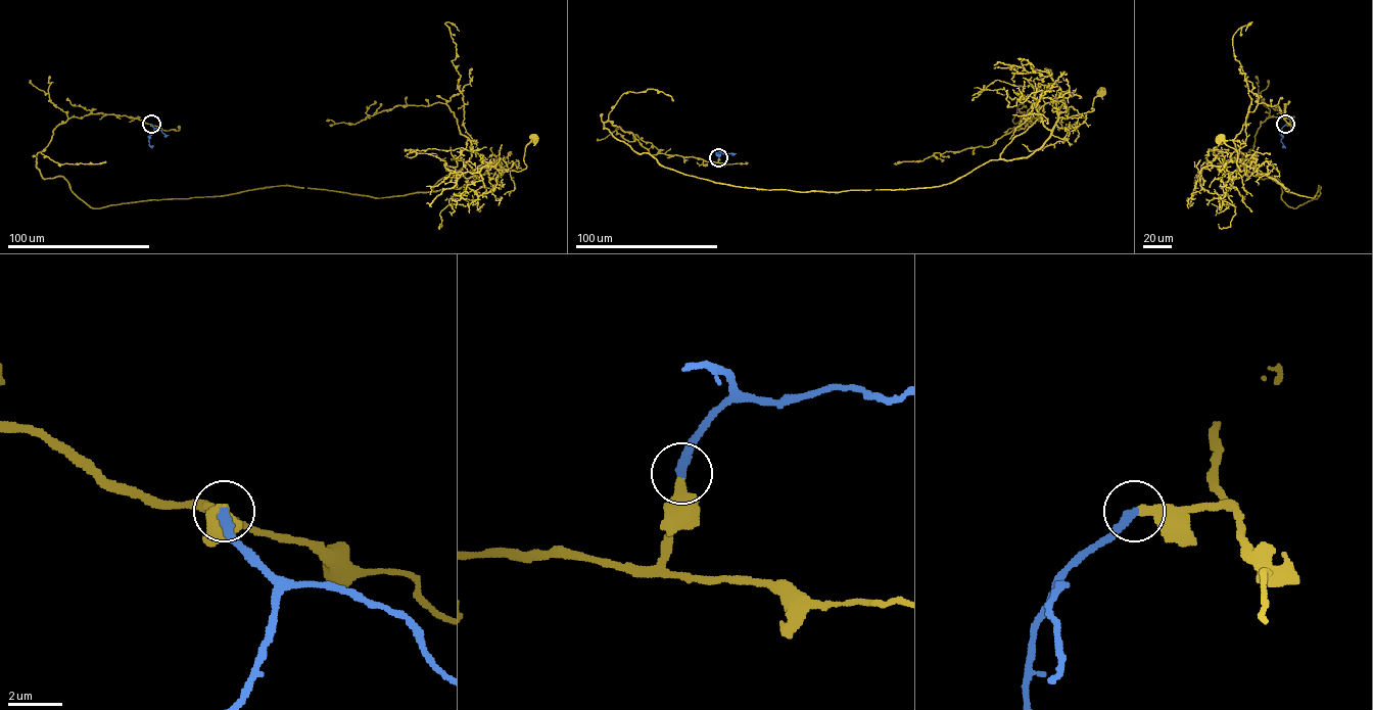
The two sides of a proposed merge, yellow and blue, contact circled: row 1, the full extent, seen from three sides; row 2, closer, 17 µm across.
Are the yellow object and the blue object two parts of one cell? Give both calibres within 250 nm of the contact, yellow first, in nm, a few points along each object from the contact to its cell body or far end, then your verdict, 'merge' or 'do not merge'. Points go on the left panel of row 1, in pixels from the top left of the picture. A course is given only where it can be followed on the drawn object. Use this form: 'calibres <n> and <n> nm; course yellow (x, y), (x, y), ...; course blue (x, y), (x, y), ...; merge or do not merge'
calibres 400 and 360 nm; course yellow (151, 124), (70, 116), (36, 167), (93, 208), (284, 185), (383, 197), (519, 172), (534, 137); course blue (151, 124), (153, 130), (149, 141), (152, 147); merge

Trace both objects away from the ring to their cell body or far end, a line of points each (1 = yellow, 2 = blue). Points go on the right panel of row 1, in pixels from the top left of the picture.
1: (1285, 124), (1283, 113), (1261, 123), (1249, 152), (1295, 208), (1320, 187), (1299, 195), (1240, 172), (1222, 137)
2: (1285, 124), (1280, 134), (1285, 147)

